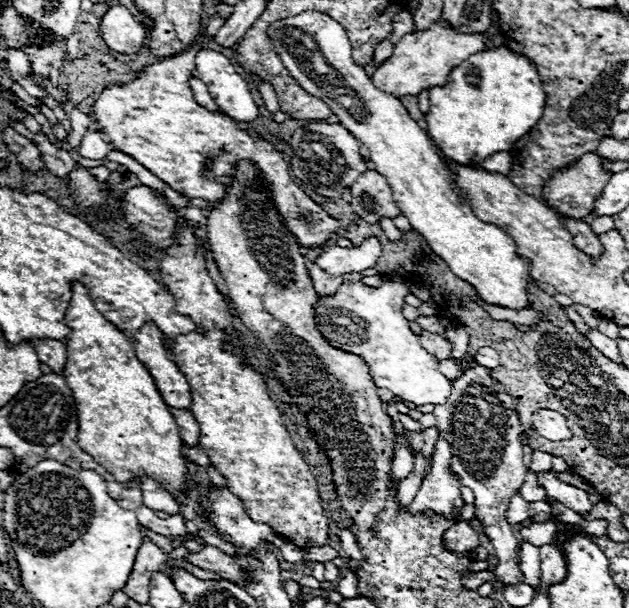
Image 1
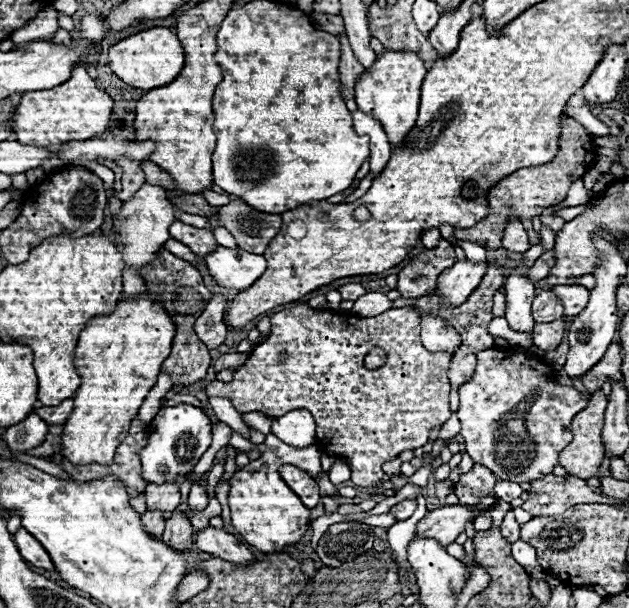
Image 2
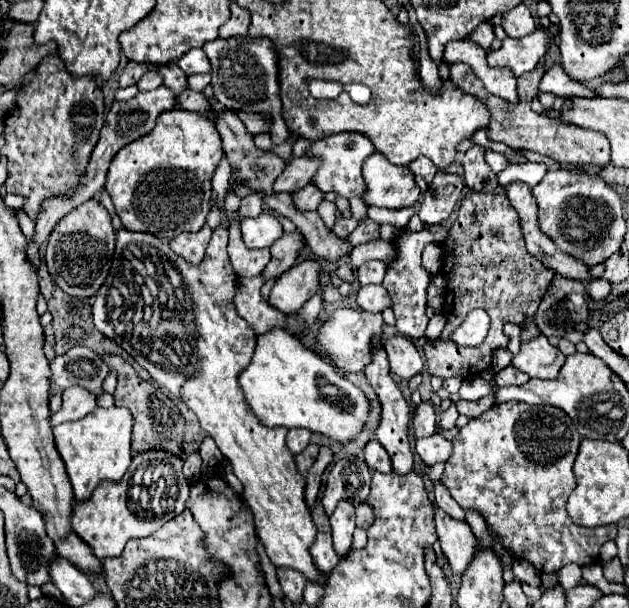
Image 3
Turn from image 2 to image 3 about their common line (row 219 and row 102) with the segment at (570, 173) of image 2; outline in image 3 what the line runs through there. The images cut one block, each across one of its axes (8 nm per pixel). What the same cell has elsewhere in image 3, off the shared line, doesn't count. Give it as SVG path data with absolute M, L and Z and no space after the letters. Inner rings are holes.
M460 62L450 64L452 82L460 90L476 96L478 100L484 100L484 104L488 106L488 110L492 114L492 124L488 126L488 134L492 140L504 142L506 146L510 146L514 150L532 150L538 154L546 154L546 156L558 160L562 166L568 166L574 162L574 164L590 164L590 166L602 168L604 164L608 164L610 162L610 144L604 134L598 134L594 130L586 130L586 128L580 128L574 124L566 124L562 118L550 118L544 114L536 114L532 110L532 100L538 96L538 82L542 80L542 76L544 76L544 68L542 70L534 68L532 72L520 76L518 78L520 102L512 104L512 102L506 102L506 100L482 90L480 80L476 78L476 74L472 72L472 68L468 64L460 64Z

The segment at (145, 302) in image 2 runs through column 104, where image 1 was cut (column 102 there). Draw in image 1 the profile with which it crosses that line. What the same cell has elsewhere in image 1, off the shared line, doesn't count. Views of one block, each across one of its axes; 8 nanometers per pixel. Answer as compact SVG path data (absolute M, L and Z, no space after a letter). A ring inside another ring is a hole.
M80 282L72 284L72 300L64 324L72 334L64 340L68 354L62 376L74 392L80 448L108 468L120 482L128 482L130 476L148 474L162 482L172 496L178 496L186 480L180 432L152 376L136 358L132 340L94 308L88 290Z

